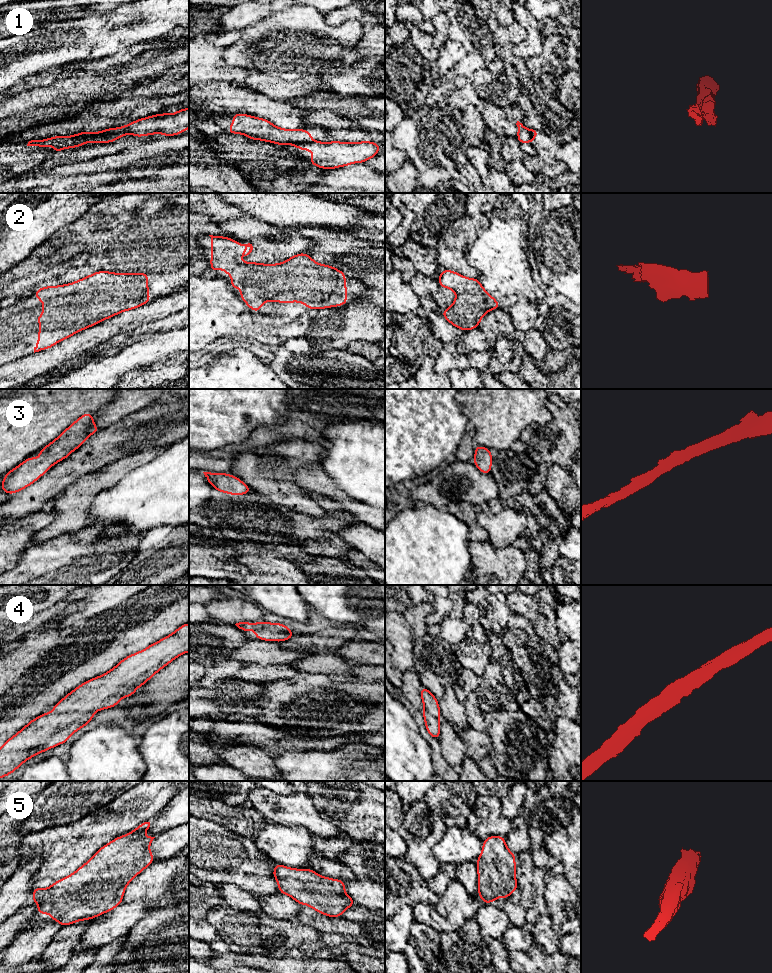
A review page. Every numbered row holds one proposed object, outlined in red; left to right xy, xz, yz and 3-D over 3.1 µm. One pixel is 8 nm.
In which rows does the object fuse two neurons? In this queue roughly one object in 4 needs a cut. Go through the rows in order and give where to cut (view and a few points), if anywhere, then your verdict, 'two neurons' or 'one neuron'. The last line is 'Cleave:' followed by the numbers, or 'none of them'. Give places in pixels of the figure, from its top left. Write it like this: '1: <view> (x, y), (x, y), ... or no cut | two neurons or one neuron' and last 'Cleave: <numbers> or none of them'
1: xy (106, 136), (96, 142) | two neurons
2: no cut | one neuron
3: no cut | one neuron
4: no cut | one neuron
5: no cut | one neuron
Cleave: 1

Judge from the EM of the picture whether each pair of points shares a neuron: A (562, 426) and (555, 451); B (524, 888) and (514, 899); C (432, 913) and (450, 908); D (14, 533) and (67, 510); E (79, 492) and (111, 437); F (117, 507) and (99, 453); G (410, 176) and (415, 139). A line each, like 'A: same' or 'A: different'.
A: same
B: different
C: same
D: different
E: different
F: different
G: different

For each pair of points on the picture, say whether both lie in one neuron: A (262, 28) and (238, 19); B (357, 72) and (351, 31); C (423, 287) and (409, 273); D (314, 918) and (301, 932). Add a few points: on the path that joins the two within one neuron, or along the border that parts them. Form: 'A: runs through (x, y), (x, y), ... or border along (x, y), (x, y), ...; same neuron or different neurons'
A: border along (273, 14), (252, 24); different neurons
B: border along (364, 58), (346, 65), (333, 67); different neurons
C: border along (417, 273), (409, 282); different neurons
D: border along (296, 919), (311, 928); different neurons

